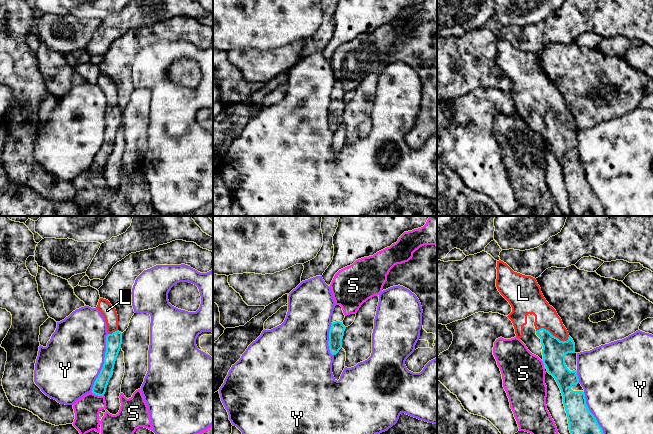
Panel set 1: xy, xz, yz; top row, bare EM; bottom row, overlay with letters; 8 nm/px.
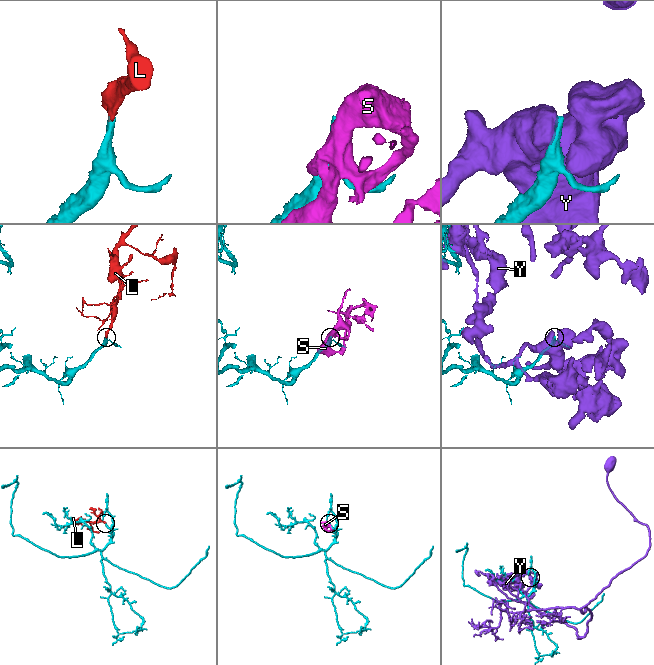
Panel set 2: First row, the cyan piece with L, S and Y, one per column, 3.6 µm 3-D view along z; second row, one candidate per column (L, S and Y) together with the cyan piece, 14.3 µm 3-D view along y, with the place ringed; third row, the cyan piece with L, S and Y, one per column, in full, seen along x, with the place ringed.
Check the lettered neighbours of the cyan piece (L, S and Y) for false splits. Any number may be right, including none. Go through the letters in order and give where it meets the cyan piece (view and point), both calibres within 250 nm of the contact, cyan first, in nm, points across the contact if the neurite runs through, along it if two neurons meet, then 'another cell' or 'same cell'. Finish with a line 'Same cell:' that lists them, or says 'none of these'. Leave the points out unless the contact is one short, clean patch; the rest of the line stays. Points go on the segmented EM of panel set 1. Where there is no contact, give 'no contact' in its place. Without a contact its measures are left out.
L: meets cyan in yz at (552, 335); 190 nm thick on the cyan side, 180 nm on the other; runs through yz (554, 351), (552, 335), (546, 317); same cell
S: meets cyan in xy at (97, 394); 110 nm thick on the cyan side, 200 nm on the other; another cell
Y: meets cyan in xy at (104, 363); 130 nm thick on the cyan side, 480 nm on the other; another cell
Same cell: L

